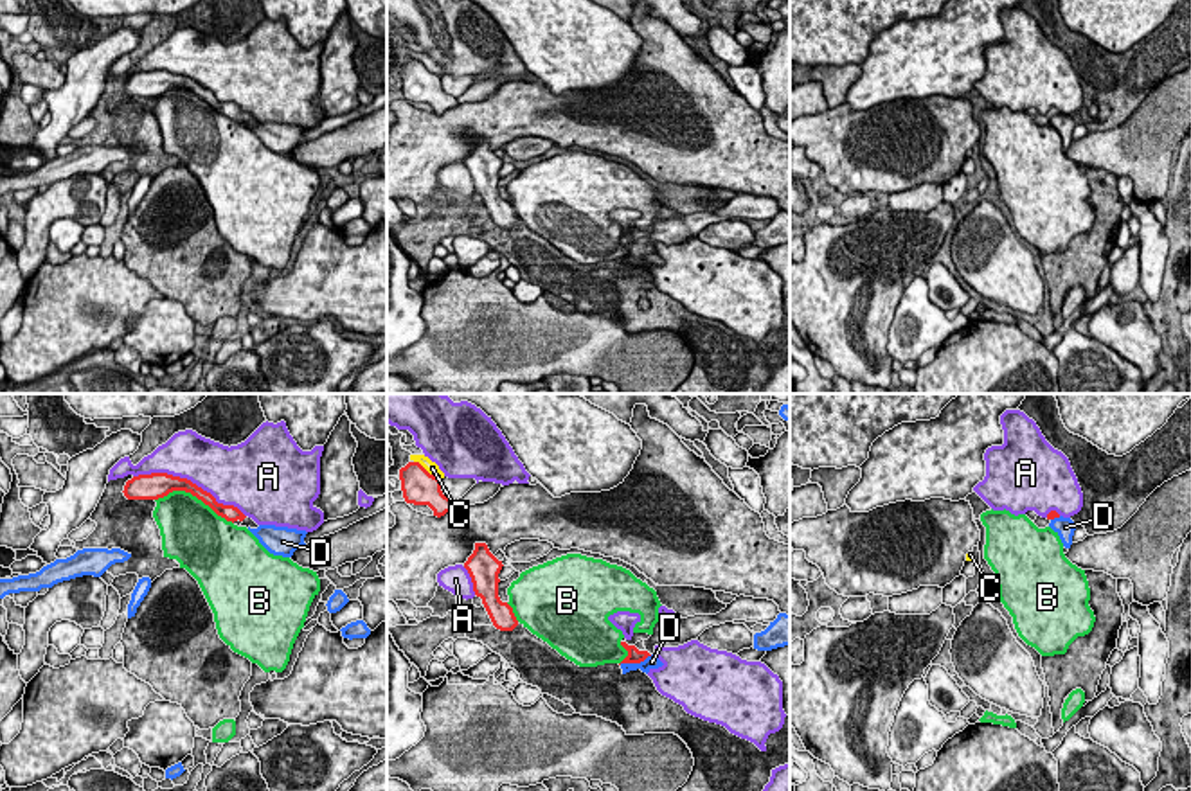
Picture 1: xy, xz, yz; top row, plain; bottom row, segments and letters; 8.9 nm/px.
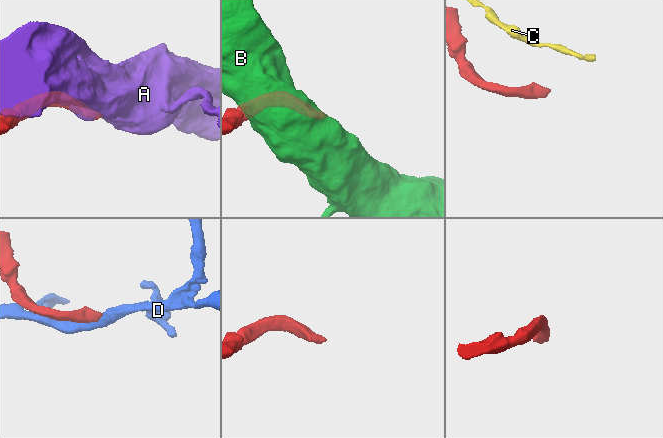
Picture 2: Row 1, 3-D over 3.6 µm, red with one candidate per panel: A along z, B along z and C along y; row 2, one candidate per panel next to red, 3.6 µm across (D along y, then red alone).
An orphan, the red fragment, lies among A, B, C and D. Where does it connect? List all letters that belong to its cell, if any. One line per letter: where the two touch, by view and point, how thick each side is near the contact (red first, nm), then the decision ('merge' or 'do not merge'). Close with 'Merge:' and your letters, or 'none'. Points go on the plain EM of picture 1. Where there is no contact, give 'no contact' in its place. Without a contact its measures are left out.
A: xy (189, 78) | 200/420 nm | do not merge
B: xy (195, 92) | 140/460 nm | do not merge
C: xz (425, 67) | 320/120 nm | do not merge
D: xz (635, 259) | 130/130 nm | do not merge
Merge: none

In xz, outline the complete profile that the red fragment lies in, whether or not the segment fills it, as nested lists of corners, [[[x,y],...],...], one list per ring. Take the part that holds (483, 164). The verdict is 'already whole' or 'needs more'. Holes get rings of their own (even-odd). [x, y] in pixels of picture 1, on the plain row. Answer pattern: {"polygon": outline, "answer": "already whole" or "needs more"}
{"polygon": [[[475,140],[473,151],[464,160],[473,180],[473,189],[482,196],[493,223],[500,228],[513,228],[518,218],[513,205],[498,194],[498,171],[502,164],[502,158],[489,149],[486,140]]], "answer": "already whole"}

